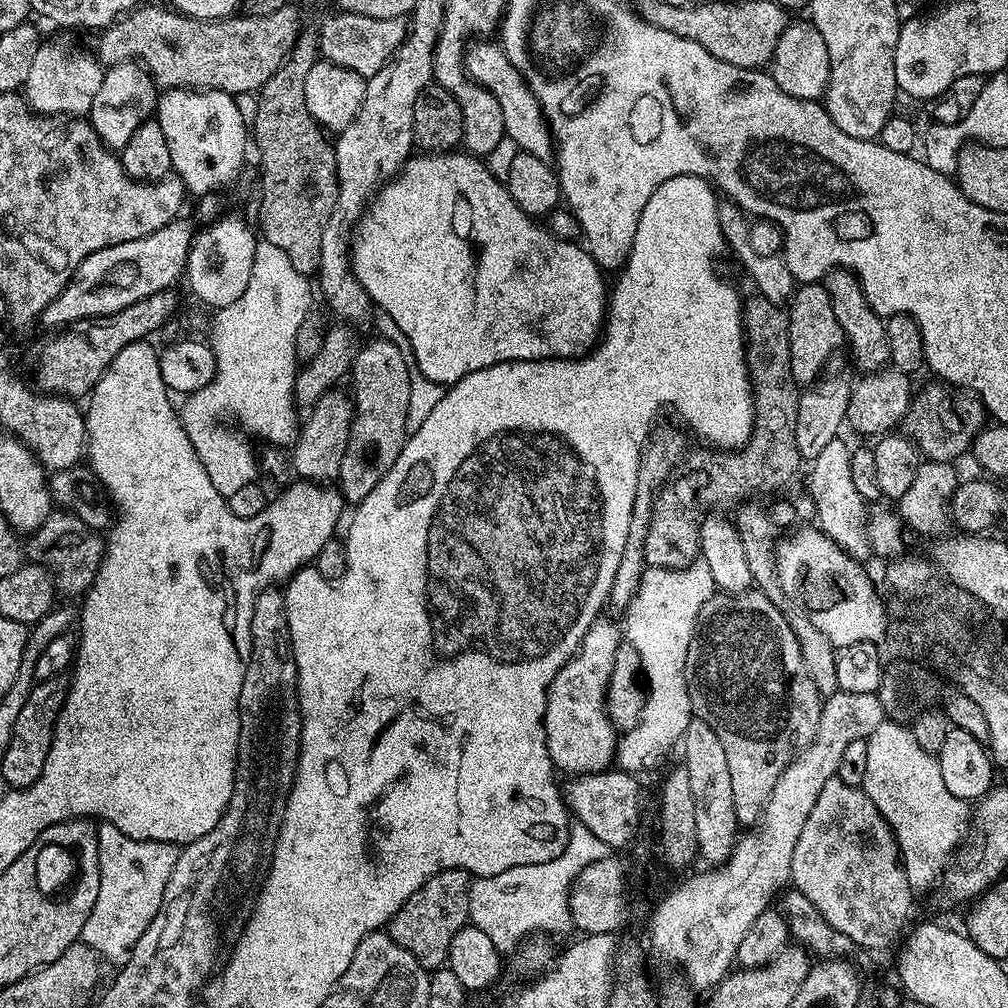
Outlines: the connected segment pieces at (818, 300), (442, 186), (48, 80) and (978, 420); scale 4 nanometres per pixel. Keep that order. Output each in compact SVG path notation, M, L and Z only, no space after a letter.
M820 282L800 284L793 291L786 311L790 334L790 374L797 386L811 386L820 379L827 369L824 367L828 359L835 354L836 347L842 344L842 333L838 318L834 318L834 306L830 302L827 287Z
M453 150L450 152L425 152L423 154L413 154L409 156L408 160L400 169L398 175L387 181L381 187L380 191L372 197L367 209L366 214L361 216L358 223L355 225L354 231L350 236L350 267L352 273L358 278L358 282L366 290L369 301L379 310L386 311L393 318L394 322L398 324L399 329L409 339L410 346L412 347L413 358L417 364L418 370L436 384L443 386L451 386L458 383L466 374L474 374L474 370L486 370L486 366L494 366L502 362L510 362L515 364L522 360L570 360L579 358L589 351L597 343L598 337L602 332L602 321L606 316L606 309L608 307L608 298L610 295L609 289L604 288L605 273L594 262L594 258L588 253L587 247L581 246L579 243L572 240L561 240L559 236L553 236L547 227L539 228L537 221L533 217L528 216L518 206L518 202L514 202L514 198L510 198L508 193L507 183L503 179L496 180L496 176L487 168L483 159L477 158L464 150Z
M41 43L34 63L30 66L30 78L26 78L22 95L29 108L37 114L71 114L84 118L92 111L94 97L102 86L105 69L95 55L79 56L67 52L60 44Z
M940 382L931 383L913 395L902 428L925 461L956 462L963 452L965 455L971 449L973 440L981 428L985 427L984 405L963 390L953 390Z

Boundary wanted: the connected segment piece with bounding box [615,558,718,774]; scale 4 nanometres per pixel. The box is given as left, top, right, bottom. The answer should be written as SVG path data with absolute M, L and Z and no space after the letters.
M702 558L688 565L687 568L653 568L645 567L642 572L642 582L629 602L626 609L628 617L622 620L622 632L627 643L638 650L642 679L646 685L644 709L638 726L623 733L622 739L616 746L615 763L619 771L640 774L643 768L652 768L672 747L677 747L683 737L686 726L694 719L690 694L684 677L686 666L686 650L690 650L690 642L696 633L696 626L700 619L700 609L704 603L717 595L718 589L714 578L710 574L710 566Z

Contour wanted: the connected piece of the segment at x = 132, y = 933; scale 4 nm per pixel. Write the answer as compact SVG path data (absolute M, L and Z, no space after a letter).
M101 823L96 837L98 838L98 866L100 881L98 882L98 902L94 902L94 910L90 910L90 918L86 918L86 926L82 926L80 940L93 948L97 956L108 960L113 966L119 966L128 960L134 950L134 942L146 934L146 926L154 922L158 910L162 906L162 894L166 890L166 882L170 882L170 870L174 870L174 862L178 862L180 848L175 844L154 842L153 840L135 840L113 824Z

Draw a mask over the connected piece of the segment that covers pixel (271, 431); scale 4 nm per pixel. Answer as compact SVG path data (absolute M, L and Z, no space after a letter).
M261 239L256 245L254 250L254 270L248 273L248 279L250 283L246 286L246 291L238 298L238 302L230 302L230 306L219 309L215 313L216 316L212 320L212 340L210 339L210 347L214 358L216 359L216 374L209 384L202 386L202 390L197 392L187 393L186 399L188 400L179 409L178 415L182 423L184 423L184 429L186 434L190 438L190 442L194 446L194 450L198 454L198 458L202 462L202 466L206 466L206 475L210 478L210 483L214 485L214 490L218 490L218 494L222 494L224 497L228 497L230 494L234 494L242 486L253 483L257 479L256 472L258 473L258 456L257 453L252 453L252 448L239 436L236 432L231 432L228 428L220 428L220 419L223 416L229 416L232 420L237 420L246 431L252 436L257 436L260 440L265 440L265 445L268 446L283 446L282 444L291 445L295 441L298 435L298 416L296 420L296 412L298 412L297 405L293 399L293 388L295 386L295 378L298 371L298 359L295 352L295 338L297 337L298 330L302 327L302 322L313 311L312 308L312 292L314 296L314 288L310 283L309 277L303 276L294 270L293 264L286 256L286 252L280 249L280 247L274 246L273 243L268 242L265 239Z

